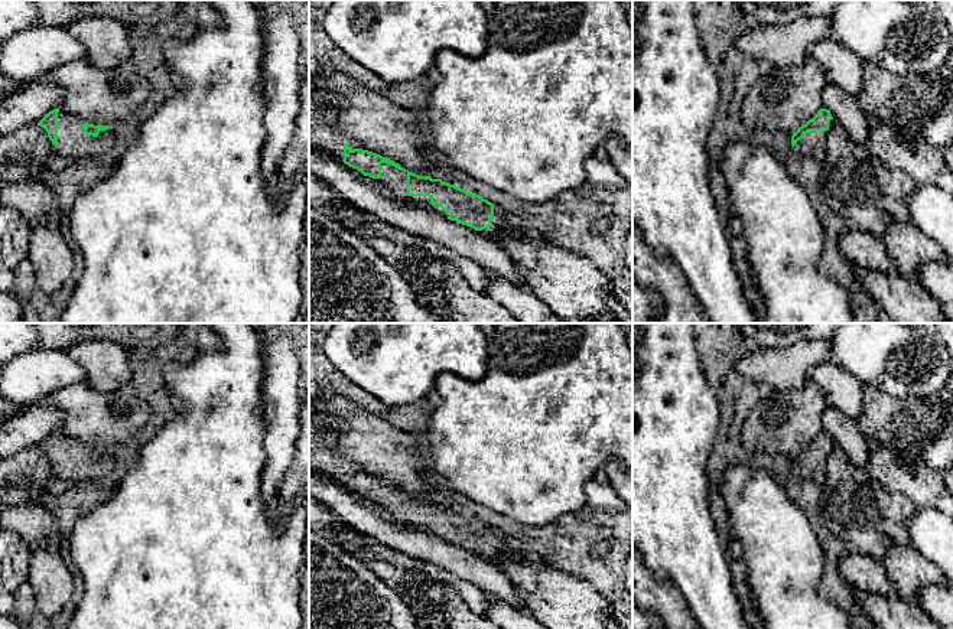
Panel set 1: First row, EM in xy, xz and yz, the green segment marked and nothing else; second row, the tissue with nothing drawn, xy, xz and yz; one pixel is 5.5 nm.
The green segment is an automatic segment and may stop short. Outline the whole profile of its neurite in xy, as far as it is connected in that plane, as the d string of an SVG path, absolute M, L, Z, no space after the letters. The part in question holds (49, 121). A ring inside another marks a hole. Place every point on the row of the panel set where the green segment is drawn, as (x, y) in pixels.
M55 108L49 111L39 123L38 126L43 127L48 133L49 140L53 146L58 143L58 113L59 108Z

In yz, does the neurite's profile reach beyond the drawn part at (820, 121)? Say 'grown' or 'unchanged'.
unchanged

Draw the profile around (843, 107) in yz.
M827 84L822 91L823 108L829 110L833 120L845 134L861 147L866 147L871 128L866 114L858 105L858 97L837 85Z

